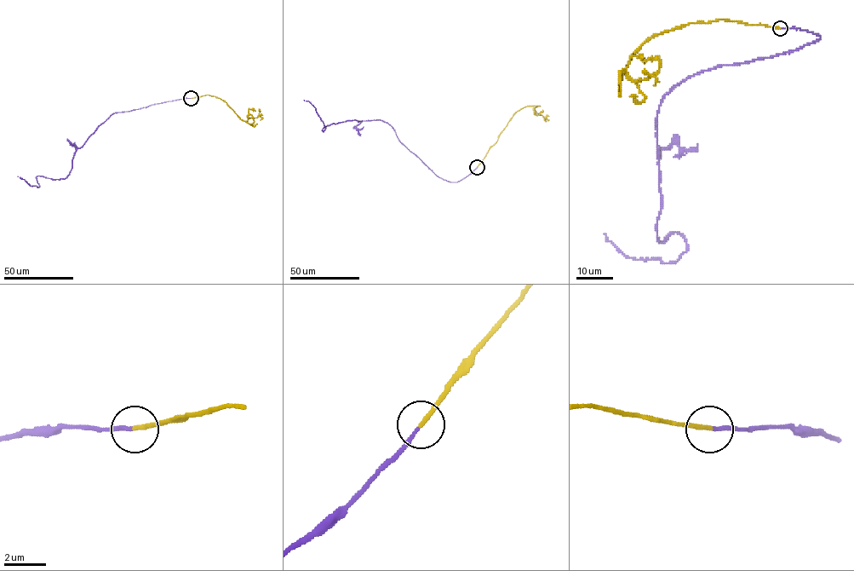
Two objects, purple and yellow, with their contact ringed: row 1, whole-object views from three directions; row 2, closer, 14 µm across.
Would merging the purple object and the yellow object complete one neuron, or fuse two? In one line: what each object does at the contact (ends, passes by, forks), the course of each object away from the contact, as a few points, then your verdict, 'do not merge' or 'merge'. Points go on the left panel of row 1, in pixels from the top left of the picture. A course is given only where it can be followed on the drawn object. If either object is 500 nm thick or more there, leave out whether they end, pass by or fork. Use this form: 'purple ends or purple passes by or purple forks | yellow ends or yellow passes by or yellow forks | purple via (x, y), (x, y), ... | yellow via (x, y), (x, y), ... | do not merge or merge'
purple ends | yellow ends | purple via (191, 98), (111, 114), (77, 150), (71, 170), (65, 178), (37, 175), (39, 186), (37, 187), (18, 176) | yellow via (191, 98), (209, 95), (220, 99), (241, 119), (251, 124), (253, 117), (248, 115), (255, 118), (260, 111) | merge

